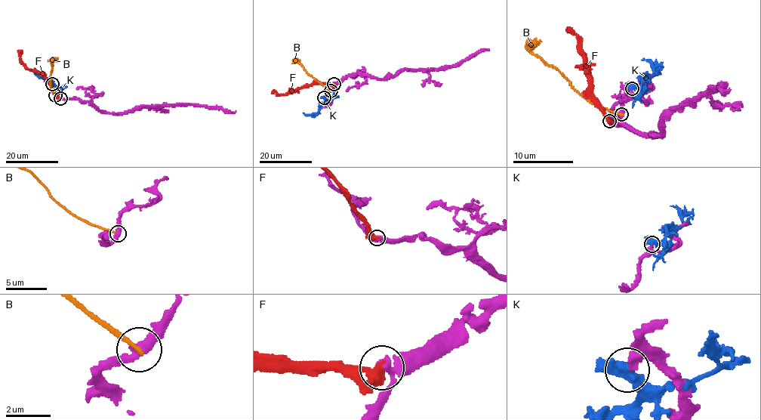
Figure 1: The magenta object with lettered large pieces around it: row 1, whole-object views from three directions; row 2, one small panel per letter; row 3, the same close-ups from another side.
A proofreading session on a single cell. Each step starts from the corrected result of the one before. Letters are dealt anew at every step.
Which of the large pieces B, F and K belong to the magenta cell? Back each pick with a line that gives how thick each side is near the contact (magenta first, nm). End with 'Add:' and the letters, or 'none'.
F: calibres 280 and 500 nm
Add: F

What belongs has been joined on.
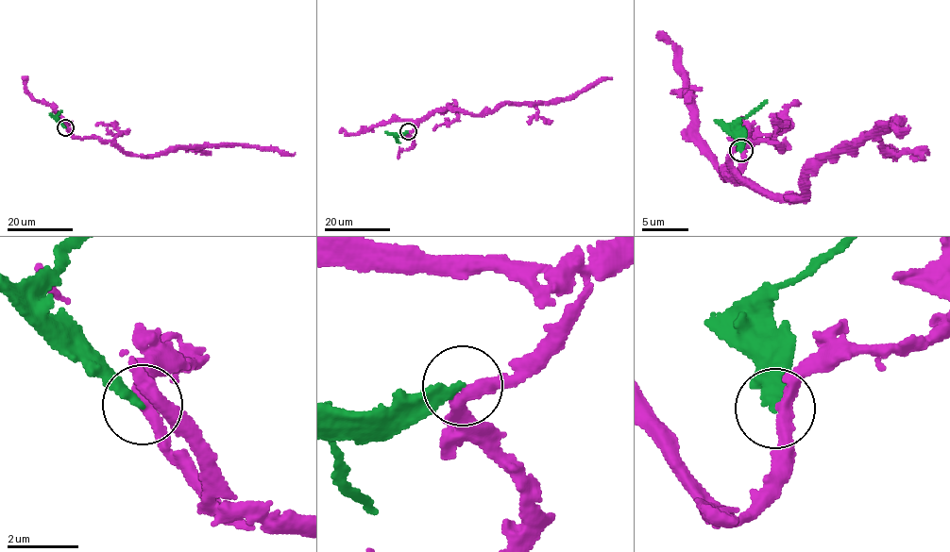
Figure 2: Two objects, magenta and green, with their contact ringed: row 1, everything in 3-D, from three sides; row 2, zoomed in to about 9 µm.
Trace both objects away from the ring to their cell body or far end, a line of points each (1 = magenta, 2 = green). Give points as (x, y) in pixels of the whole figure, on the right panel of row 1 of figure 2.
1: (740, 149), (730, 178), (725, 170), (805, 199), (807, 166), (898, 122), (899, 131), (908, 125)
2: (740, 149), (738, 123), (767, 100)

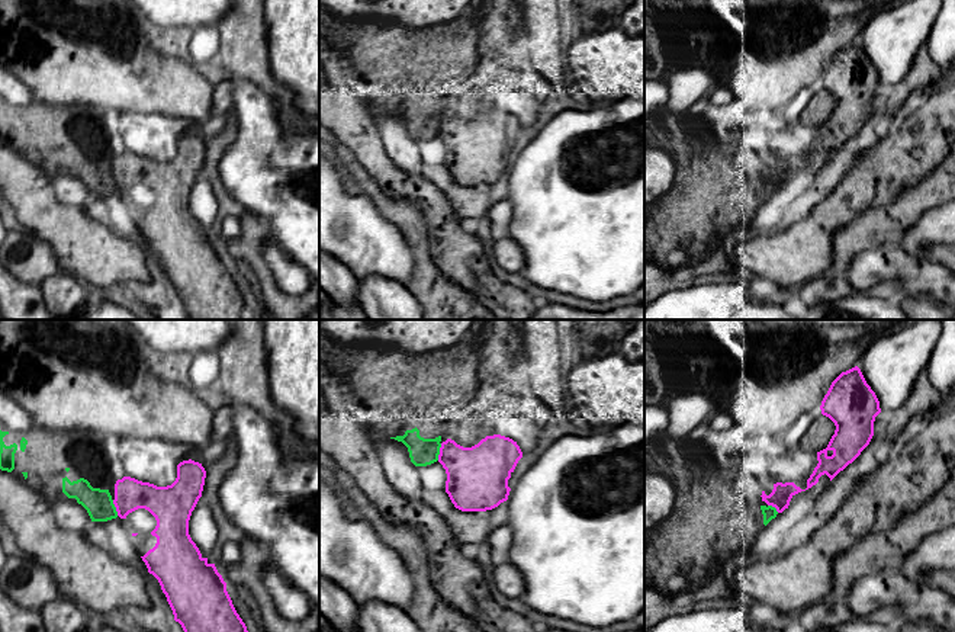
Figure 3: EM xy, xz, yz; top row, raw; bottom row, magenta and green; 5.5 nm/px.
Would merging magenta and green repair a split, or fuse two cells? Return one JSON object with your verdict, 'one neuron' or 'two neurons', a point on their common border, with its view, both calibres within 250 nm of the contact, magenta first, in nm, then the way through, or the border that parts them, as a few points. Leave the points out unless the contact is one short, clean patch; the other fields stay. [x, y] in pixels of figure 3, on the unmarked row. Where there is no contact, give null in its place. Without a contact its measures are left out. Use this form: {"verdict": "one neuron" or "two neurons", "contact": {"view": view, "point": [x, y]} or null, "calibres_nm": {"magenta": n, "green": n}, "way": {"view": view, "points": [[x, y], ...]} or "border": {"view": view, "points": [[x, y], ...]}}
{"verdict": "two neurons", "contact": {"view": "xz", "point": [440, 127]}, "calibres_nm": {"magenta": 340, "green": 150}}

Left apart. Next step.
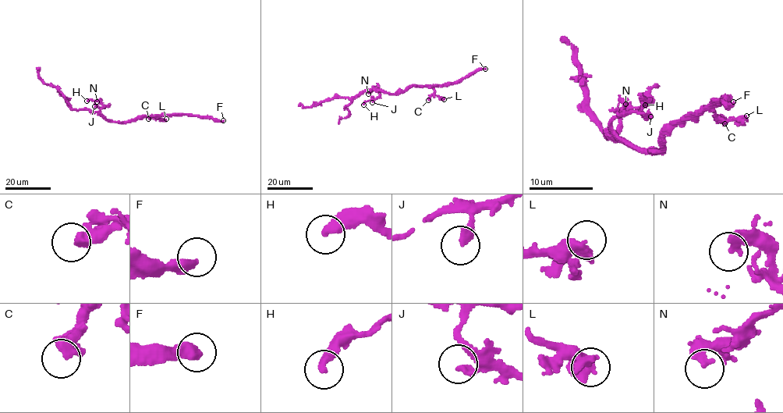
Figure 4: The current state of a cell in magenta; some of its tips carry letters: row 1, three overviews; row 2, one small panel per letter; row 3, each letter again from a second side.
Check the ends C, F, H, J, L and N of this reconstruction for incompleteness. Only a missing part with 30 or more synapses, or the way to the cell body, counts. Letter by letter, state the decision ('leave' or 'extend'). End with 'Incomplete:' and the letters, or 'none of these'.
C: leave
F: leave
H: leave
J: leave
L: leave
N: leave
Incomplete: none of these

